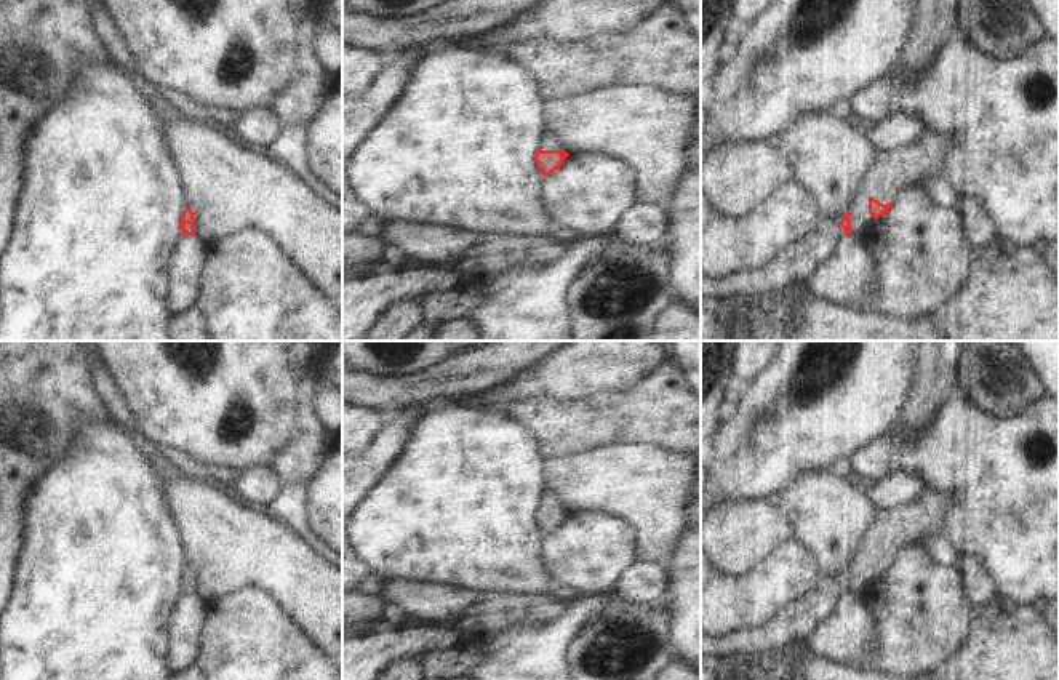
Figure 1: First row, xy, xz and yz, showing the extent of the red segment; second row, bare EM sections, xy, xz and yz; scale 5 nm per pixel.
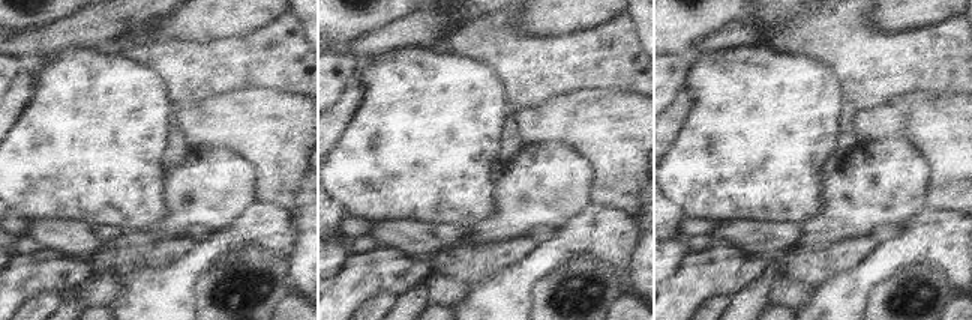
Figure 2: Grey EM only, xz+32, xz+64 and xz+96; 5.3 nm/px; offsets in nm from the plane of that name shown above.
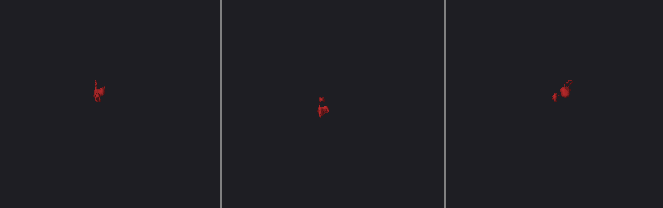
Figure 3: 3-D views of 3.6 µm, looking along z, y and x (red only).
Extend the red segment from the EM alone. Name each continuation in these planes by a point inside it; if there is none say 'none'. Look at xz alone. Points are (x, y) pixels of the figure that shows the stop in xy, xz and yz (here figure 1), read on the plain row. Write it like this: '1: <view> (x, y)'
1: xz (547, 501)

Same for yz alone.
1: yz (922, 519)
2: yz (799, 621)

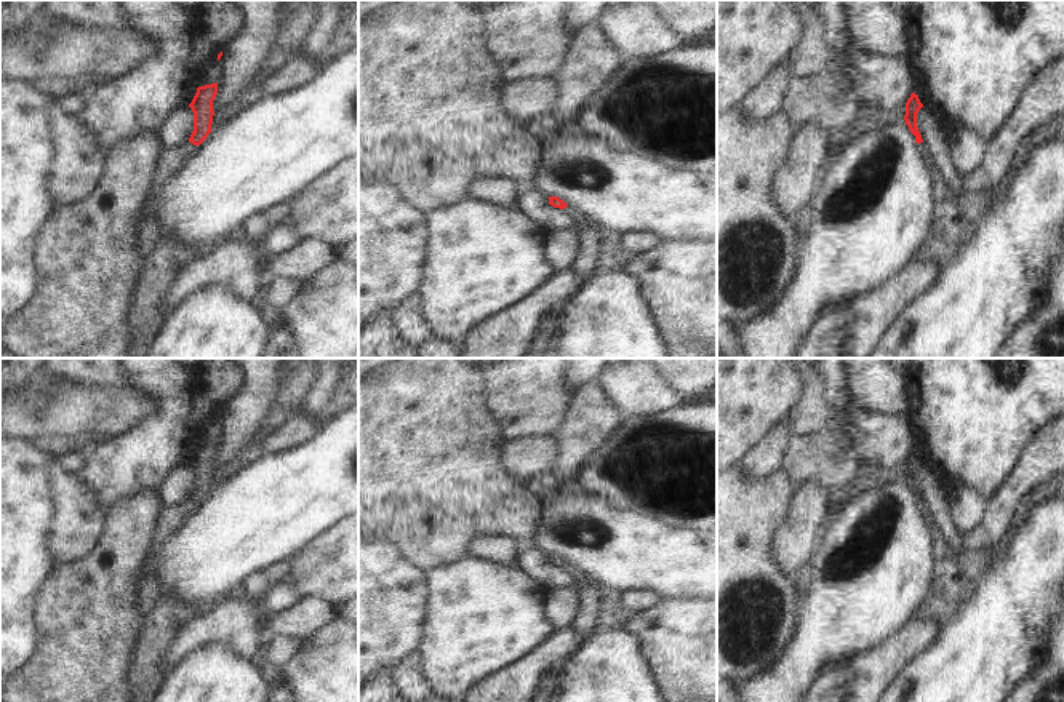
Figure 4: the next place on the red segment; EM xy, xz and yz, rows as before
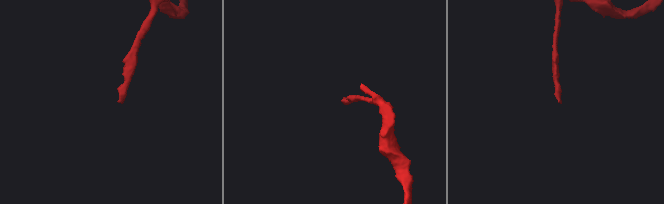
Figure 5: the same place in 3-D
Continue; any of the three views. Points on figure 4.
1: xy (170, 518)

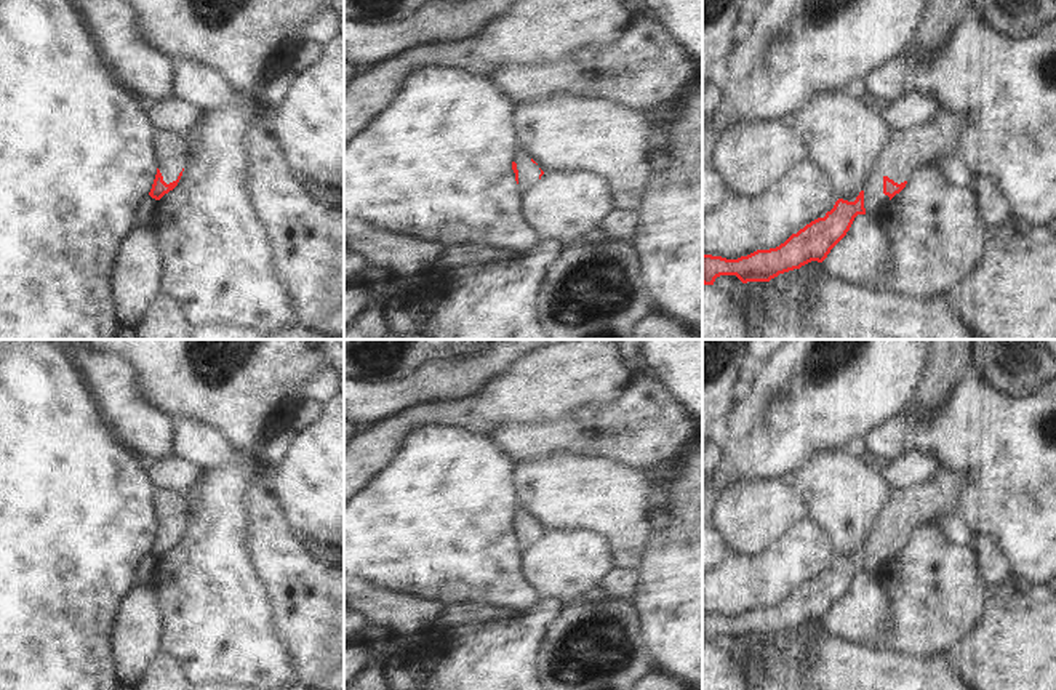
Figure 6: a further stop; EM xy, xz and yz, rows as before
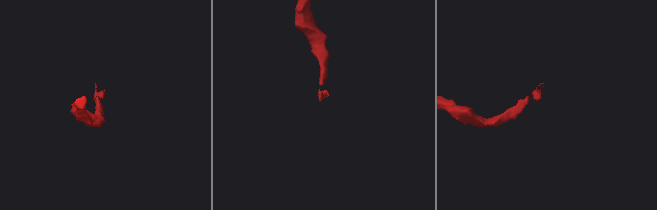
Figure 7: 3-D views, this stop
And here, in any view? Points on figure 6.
1: yz (936, 498)

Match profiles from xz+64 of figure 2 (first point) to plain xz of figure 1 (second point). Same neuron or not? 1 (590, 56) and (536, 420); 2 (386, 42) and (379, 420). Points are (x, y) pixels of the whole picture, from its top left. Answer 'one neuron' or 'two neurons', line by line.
1: one neuron
2: two neurons

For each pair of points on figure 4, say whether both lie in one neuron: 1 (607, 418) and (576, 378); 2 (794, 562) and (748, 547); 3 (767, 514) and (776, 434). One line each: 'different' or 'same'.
1: different
2: different
3: different

